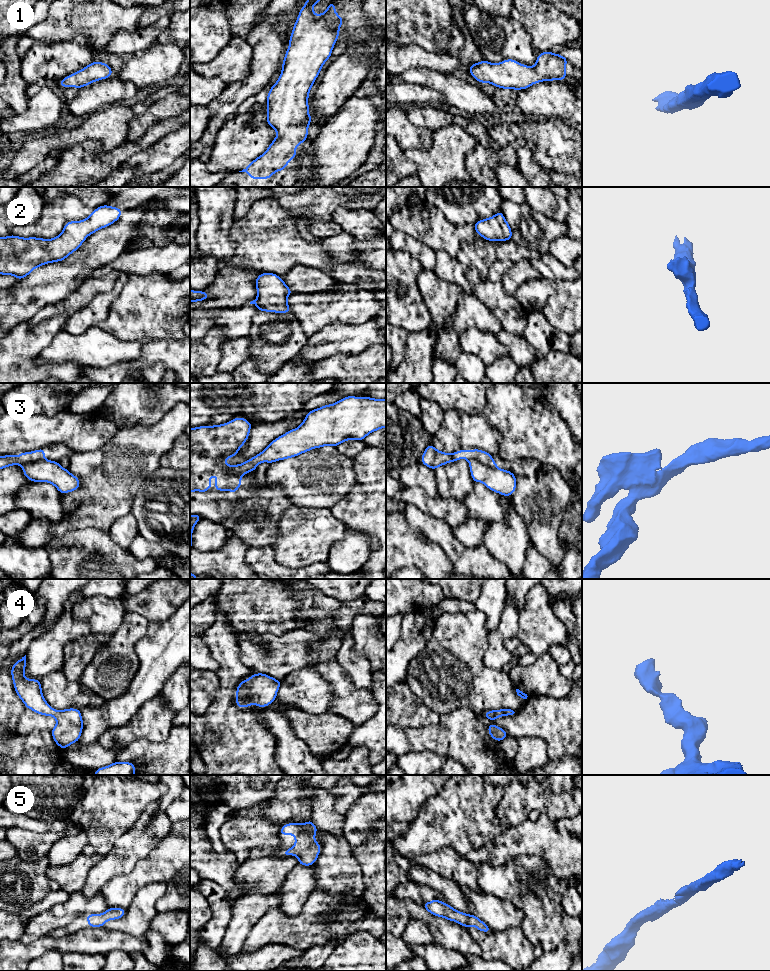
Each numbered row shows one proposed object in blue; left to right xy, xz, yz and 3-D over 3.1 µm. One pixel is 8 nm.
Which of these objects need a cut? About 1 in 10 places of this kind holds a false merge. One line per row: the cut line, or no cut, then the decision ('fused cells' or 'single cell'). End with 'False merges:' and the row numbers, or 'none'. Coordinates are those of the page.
1: no cut; single cell
2: no cut; single cell
3: cut in yz along (468, 460), (475, 459), (497, 468); fused cells
4: no cut; single cell
5: no cut; single cell
False merges: 3

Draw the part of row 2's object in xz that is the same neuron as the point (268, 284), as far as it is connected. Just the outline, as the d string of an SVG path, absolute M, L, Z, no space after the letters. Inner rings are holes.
M260 273L255 280L257 288L257 299L250 302L258 307L258 311L290 313L290 306L287 303L288 296L293 292L286 283L275 273Z

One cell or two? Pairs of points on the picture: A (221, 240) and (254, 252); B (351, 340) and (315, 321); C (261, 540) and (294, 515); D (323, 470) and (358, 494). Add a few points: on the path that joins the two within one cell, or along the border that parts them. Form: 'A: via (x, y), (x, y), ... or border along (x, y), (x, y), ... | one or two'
A: border along (232, 224), (234, 254), (225, 264) | two
B: border along (349, 323), (331, 323), (308, 337) | two
C: border along (290, 508), (274, 525), (278, 538), (270, 545) | two
D: border along (354, 466), (355, 485), (334, 505) | two

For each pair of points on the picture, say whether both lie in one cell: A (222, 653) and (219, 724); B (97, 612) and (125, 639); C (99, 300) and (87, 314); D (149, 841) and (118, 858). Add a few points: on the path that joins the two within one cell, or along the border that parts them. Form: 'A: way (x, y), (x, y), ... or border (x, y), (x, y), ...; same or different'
A: way (226, 671), (226, 698), (224, 706); same
B: border (126, 613), (121, 625), (109, 637); different
C: way (99, 306), (96, 314), (93, 316); same
D: way (141, 841), (138, 841), (126, 853); same

